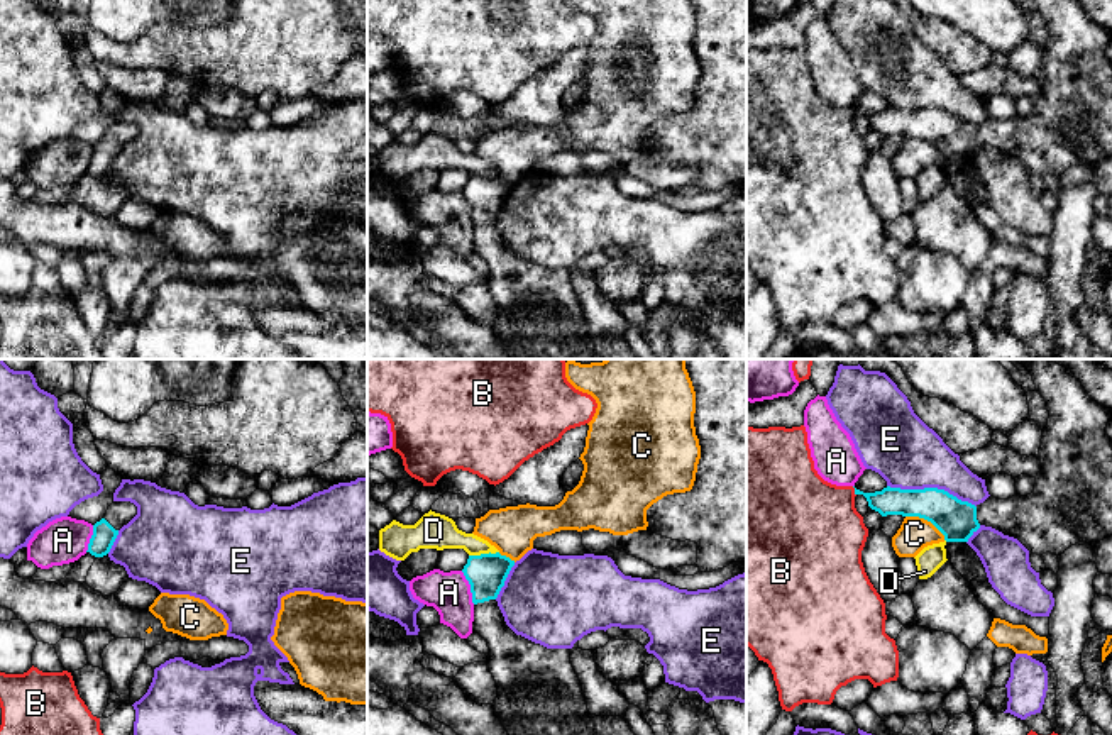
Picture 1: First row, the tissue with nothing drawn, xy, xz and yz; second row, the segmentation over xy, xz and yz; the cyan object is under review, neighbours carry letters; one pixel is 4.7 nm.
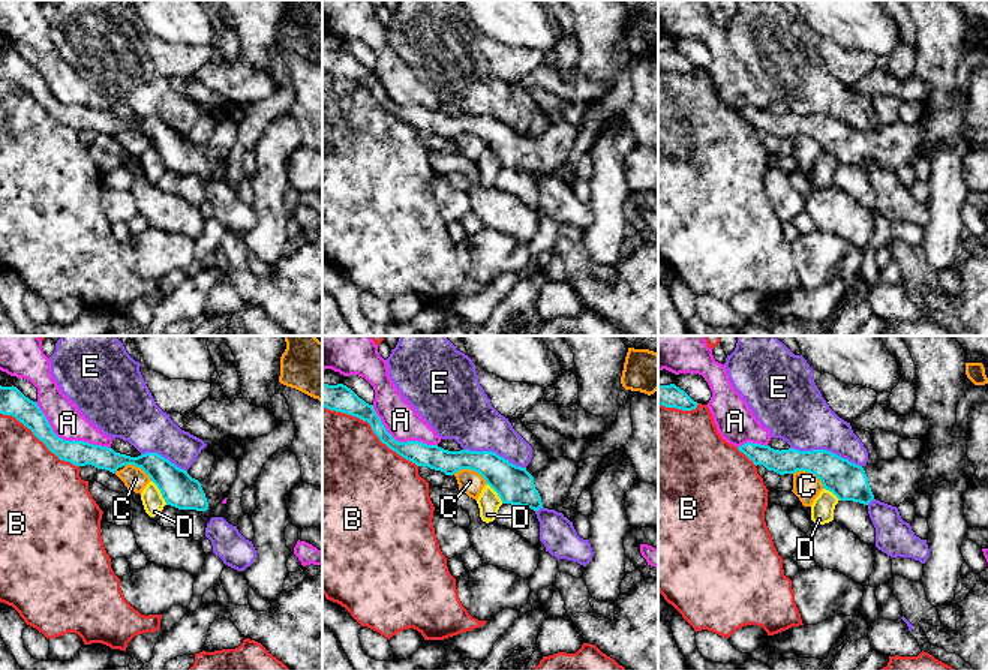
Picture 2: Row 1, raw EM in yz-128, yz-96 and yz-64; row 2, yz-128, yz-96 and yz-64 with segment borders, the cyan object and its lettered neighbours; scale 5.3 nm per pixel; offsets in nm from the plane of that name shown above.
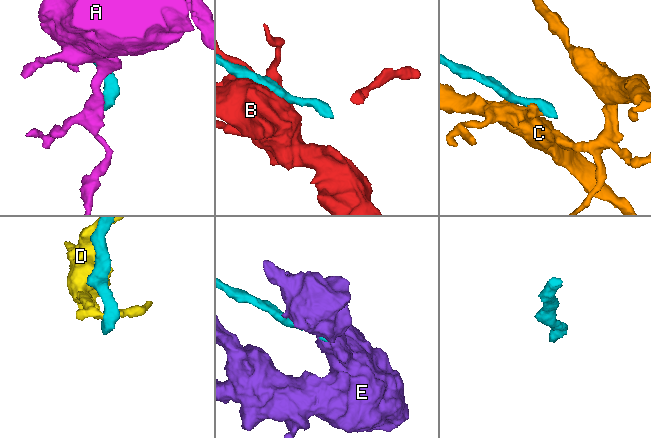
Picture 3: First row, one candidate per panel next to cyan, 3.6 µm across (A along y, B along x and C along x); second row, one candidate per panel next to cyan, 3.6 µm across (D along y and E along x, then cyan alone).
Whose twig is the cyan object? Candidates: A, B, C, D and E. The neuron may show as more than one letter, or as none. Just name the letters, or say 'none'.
none

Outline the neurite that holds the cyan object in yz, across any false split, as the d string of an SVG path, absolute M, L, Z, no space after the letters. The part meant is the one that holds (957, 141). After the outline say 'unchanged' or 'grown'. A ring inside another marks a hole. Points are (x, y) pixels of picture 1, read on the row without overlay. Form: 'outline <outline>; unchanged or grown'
outline M1078 0L1032 2L1046 22L1049 39L1043 49L1039 68L1041 91L1031 115L1014 115L1007 120L988 117L977 127L938 108L900 110L887 107L875 113L855 108L855 115L863 115L868 127L882 137L919 137L931 142L946 163L968 163L985 146L1017 159L1038 176L1046 173L1060 176L1078 163L1095 168L1112 156L1112 59L1105 52L1112 34L1093 22Z; grown

